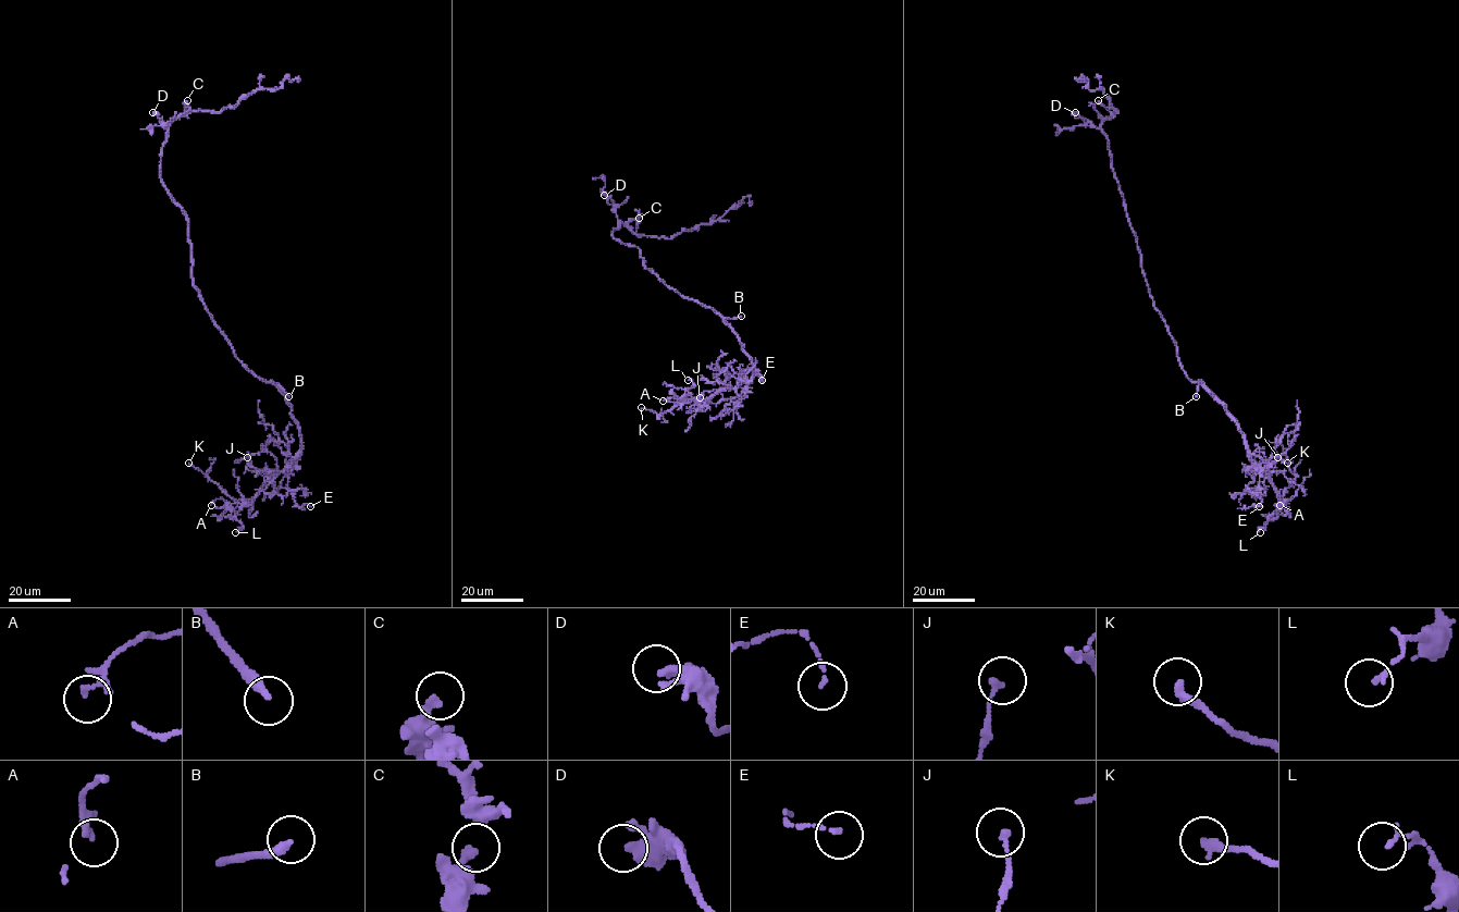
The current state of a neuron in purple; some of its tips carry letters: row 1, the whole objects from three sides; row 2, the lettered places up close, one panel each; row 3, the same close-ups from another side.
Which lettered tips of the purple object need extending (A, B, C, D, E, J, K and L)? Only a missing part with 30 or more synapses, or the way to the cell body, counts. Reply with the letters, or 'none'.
B

